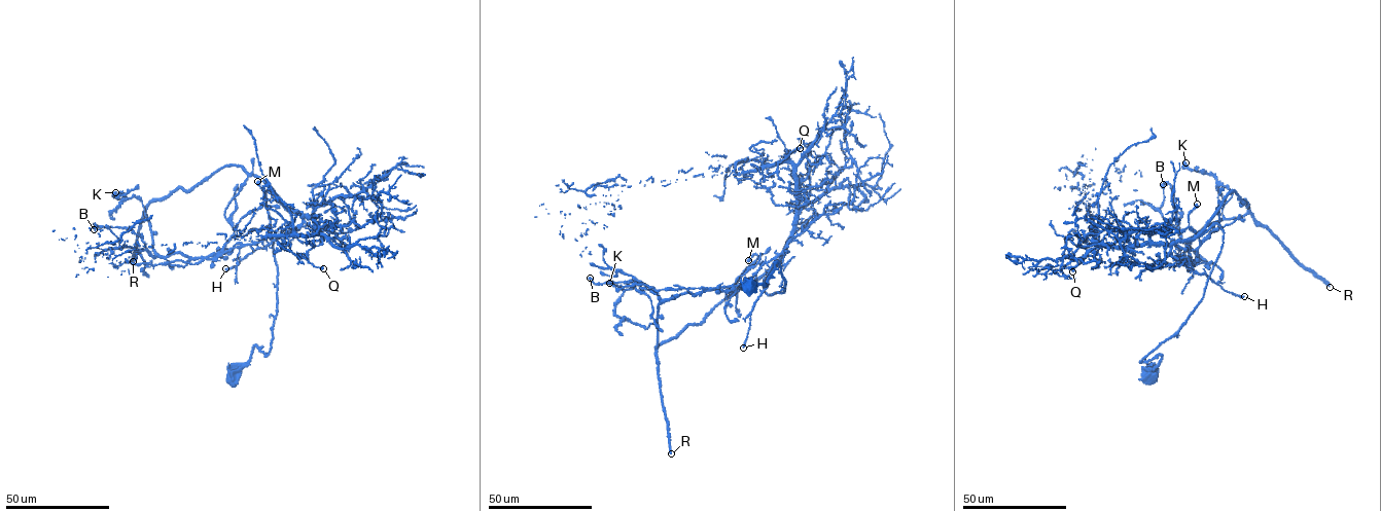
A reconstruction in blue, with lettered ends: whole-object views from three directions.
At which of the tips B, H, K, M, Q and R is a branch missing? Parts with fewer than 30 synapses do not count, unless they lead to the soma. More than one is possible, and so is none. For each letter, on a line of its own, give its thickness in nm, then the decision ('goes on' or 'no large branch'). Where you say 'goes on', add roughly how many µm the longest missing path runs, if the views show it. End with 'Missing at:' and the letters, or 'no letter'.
B: 500 nm | no large branch
H: 240 nm | no large branch
K: 650 nm | no large branch
M: 650 nm | no large branch
Q: 460 nm | no large branch
R: 440 nm | goes on | 650 µm
Missing at: R

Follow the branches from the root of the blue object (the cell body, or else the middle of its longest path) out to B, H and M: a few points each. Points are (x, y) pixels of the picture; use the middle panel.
B: (750, 287), (777, 261), (783, 292), (768, 295), (764, 279), (792, 238), (741, 284), (671, 298), (590, 278)
H: (750, 287), (765, 285), (777, 261), (783, 292), (768, 295), (764, 279), (792, 238), (769, 271), (743, 348)
M: (750, 287), (777, 261), (785, 283), (764, 290), (775, 266), (727, 299), (757, 255), (748, 260)

